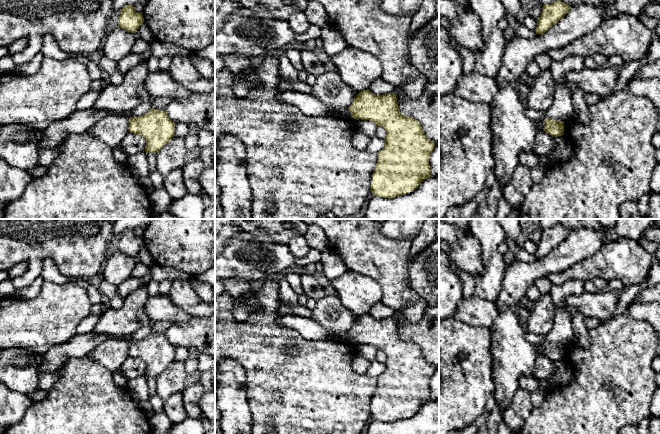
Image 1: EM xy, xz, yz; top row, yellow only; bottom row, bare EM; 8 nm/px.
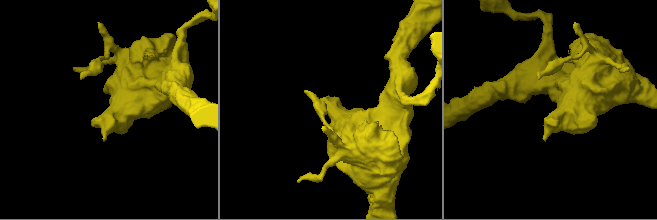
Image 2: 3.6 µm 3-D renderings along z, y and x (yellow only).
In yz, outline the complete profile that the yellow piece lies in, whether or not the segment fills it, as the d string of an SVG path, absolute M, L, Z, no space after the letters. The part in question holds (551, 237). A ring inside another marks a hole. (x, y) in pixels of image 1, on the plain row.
M559 223L551 228L543 229L541 239L537 244L537 251L534 255L536 258L545 257L570 234L571 231Z

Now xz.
M369 313L363 314L354 322L349 334L353 343L372 345L386 355L385 370L377 377L378 384L372 398L370 411L373 419L394 422L414 415L423 404L433 401L429 383L435 369L425 360L418 344L399 335L394 316L375 319Z

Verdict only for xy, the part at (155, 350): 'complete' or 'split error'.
complete

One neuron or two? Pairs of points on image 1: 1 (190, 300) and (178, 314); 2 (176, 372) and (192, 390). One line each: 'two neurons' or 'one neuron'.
1: two neurons
2: two neurons

